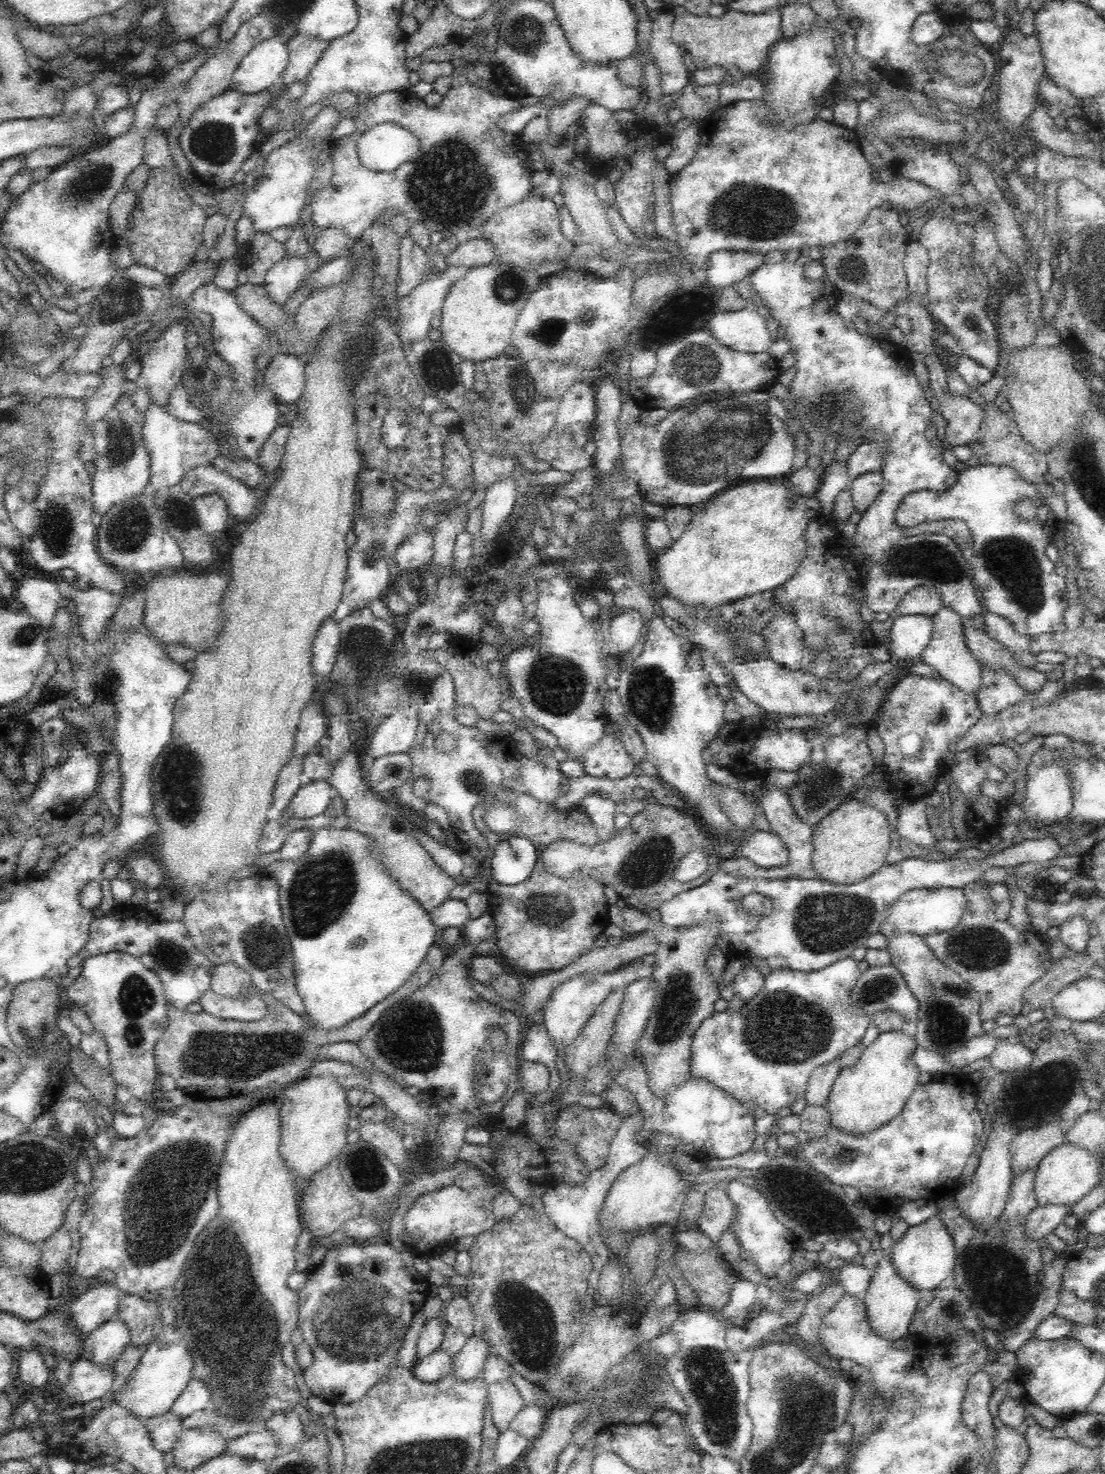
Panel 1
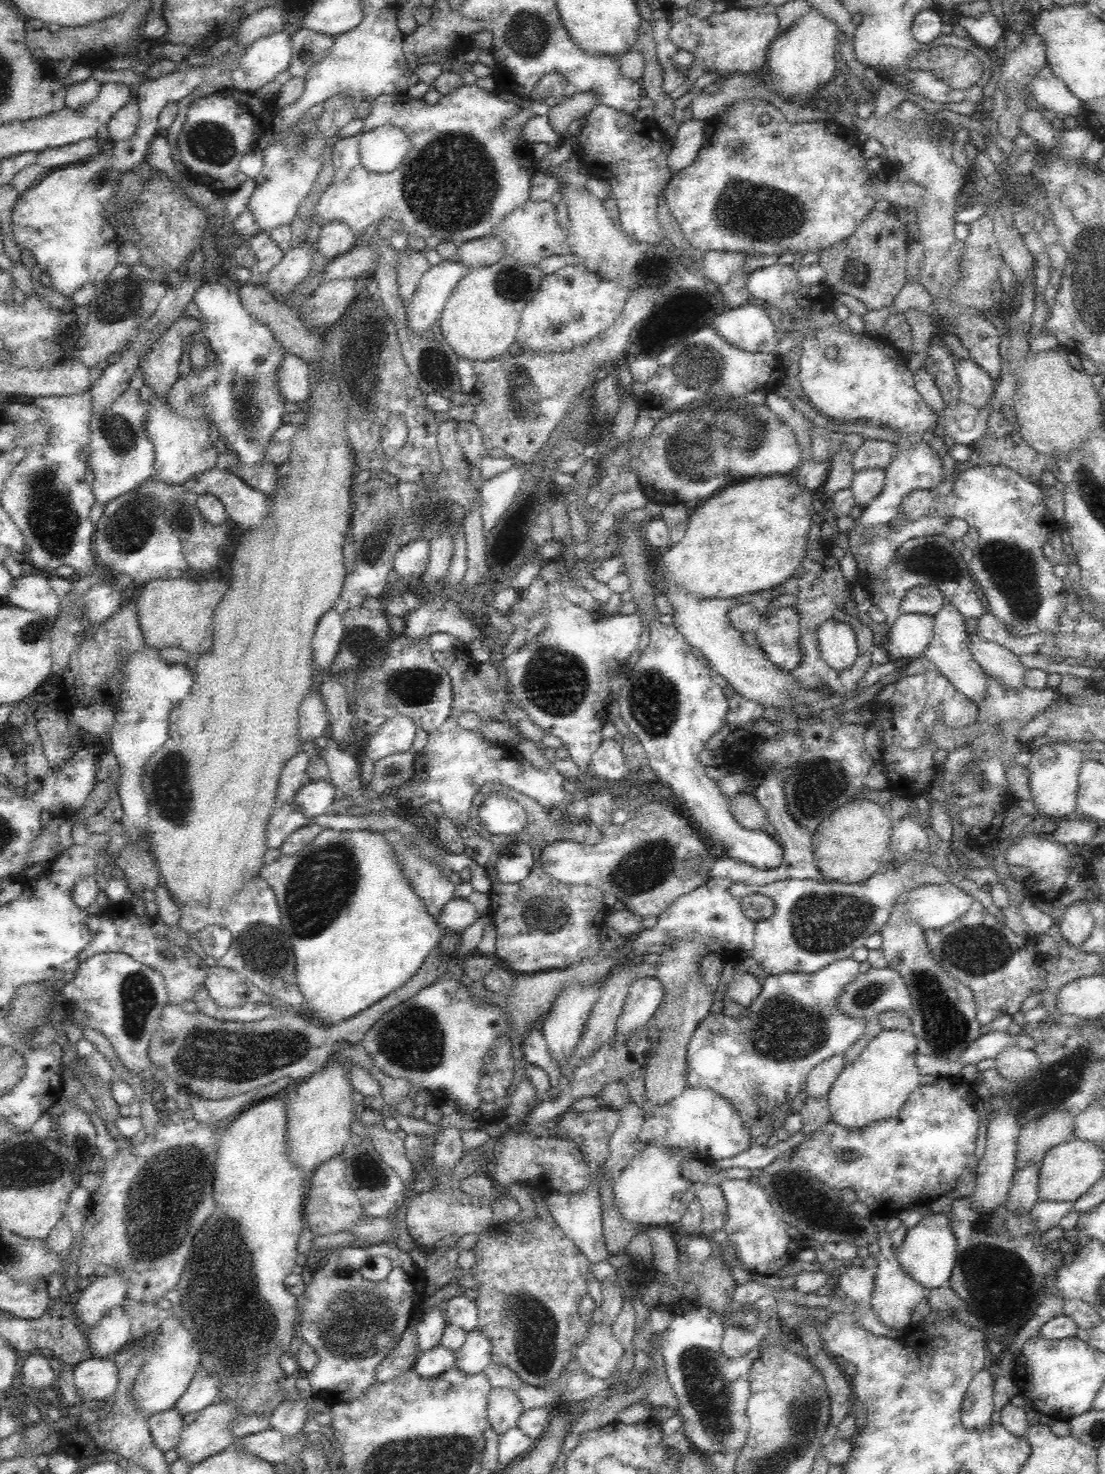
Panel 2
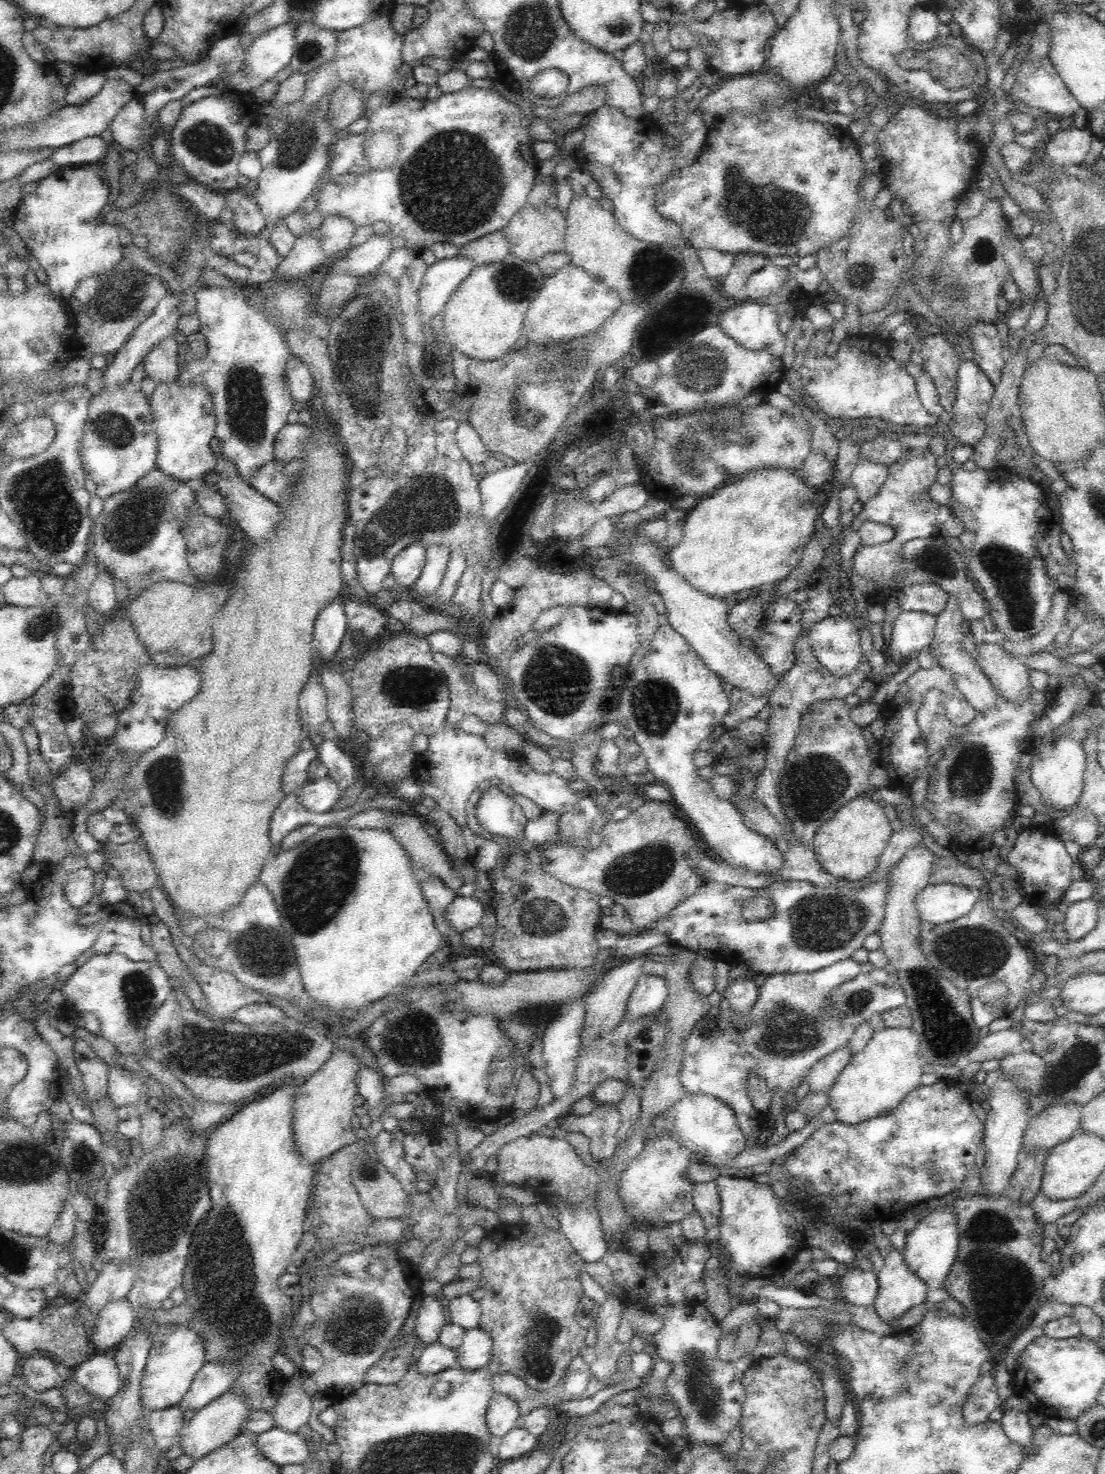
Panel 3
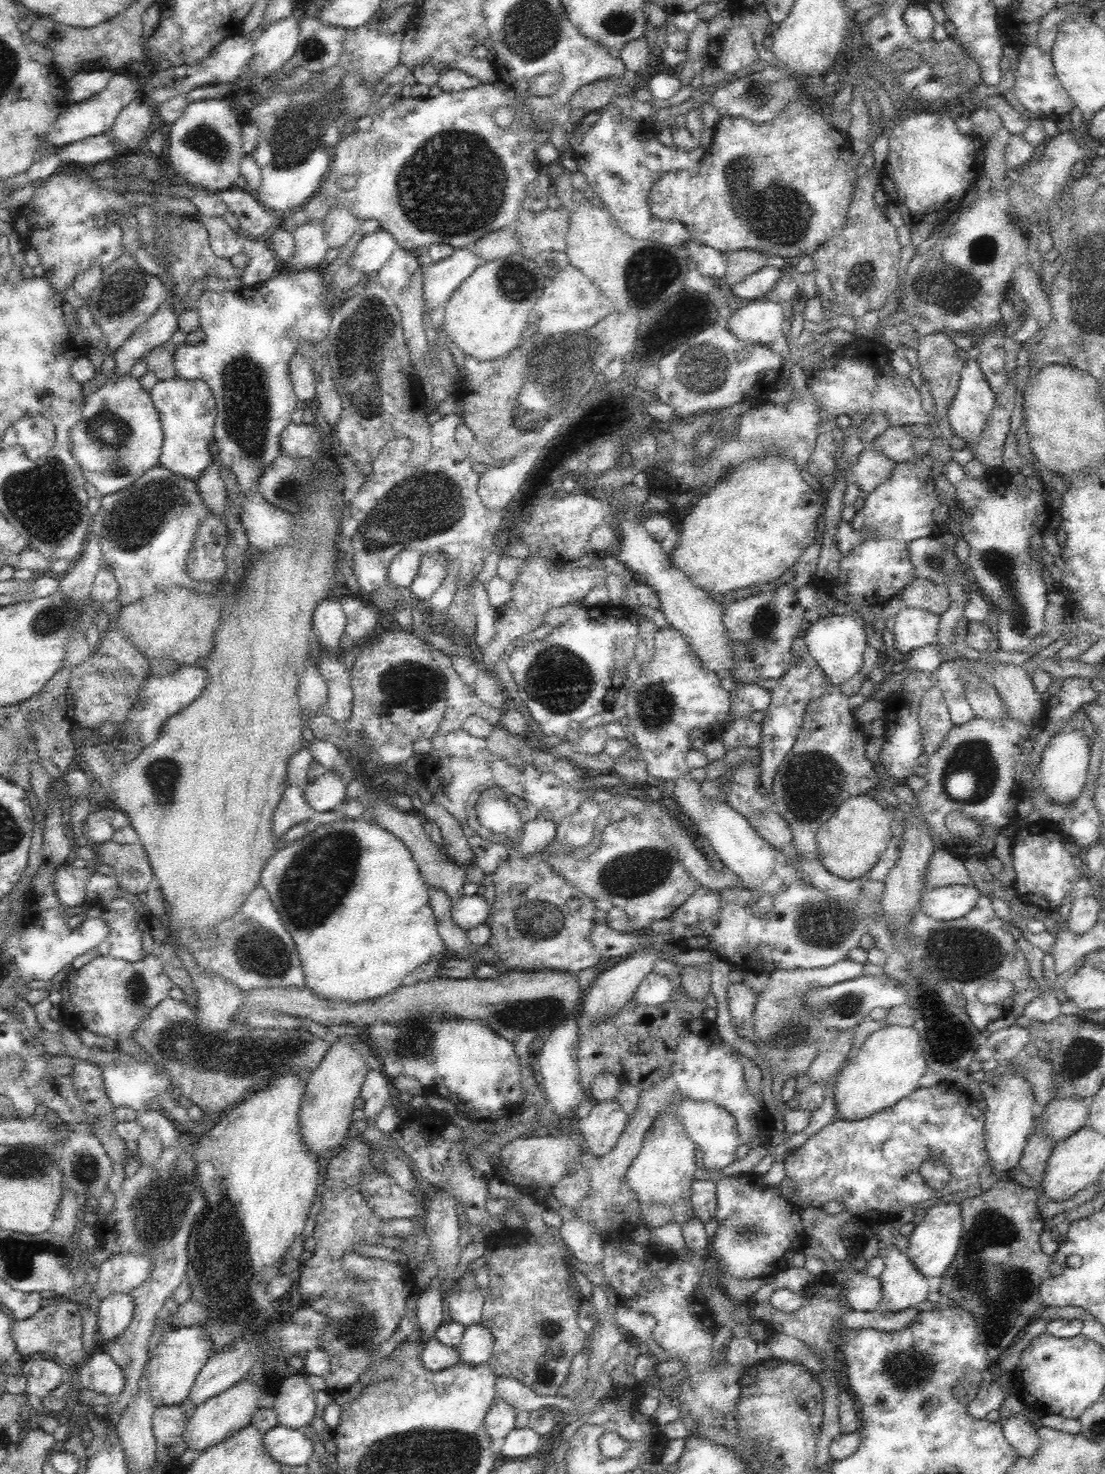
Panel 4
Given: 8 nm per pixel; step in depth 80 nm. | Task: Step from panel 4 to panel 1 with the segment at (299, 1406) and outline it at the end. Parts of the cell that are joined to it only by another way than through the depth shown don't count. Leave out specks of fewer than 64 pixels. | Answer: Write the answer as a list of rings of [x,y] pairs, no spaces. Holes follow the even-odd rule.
[[[287,1410],[275,1412],[264,1425],[276,1436],[278,1446],[282,1446],[282,1450],[298,1448],[300,1443],[306,1440],[304,1434],[304,1425],[296,1410]]]

